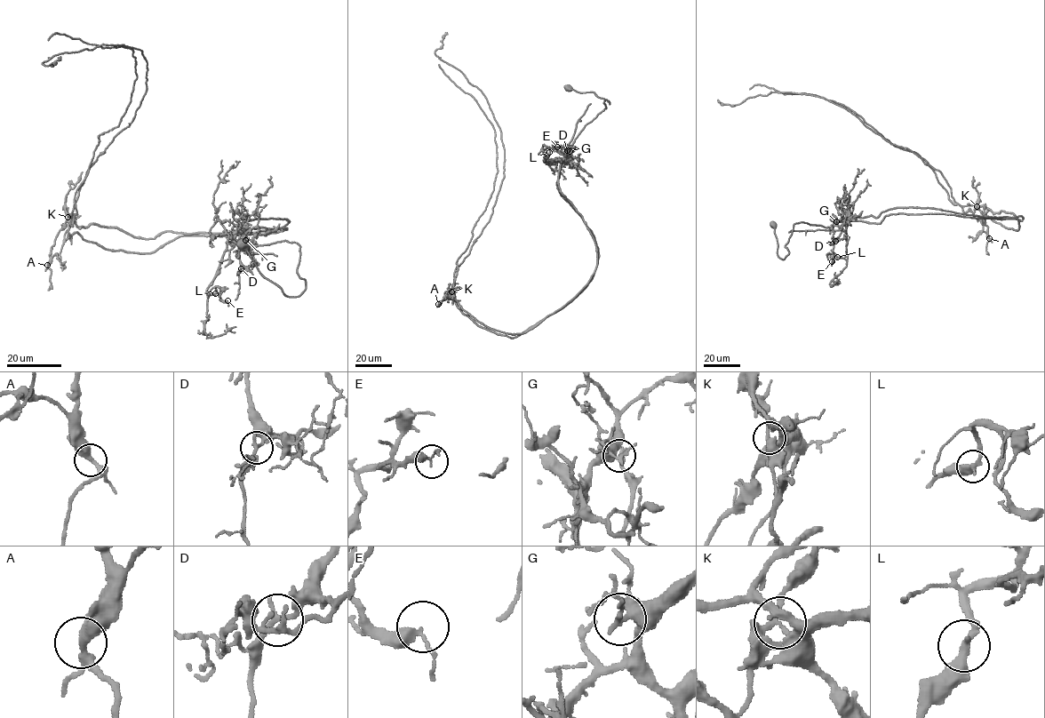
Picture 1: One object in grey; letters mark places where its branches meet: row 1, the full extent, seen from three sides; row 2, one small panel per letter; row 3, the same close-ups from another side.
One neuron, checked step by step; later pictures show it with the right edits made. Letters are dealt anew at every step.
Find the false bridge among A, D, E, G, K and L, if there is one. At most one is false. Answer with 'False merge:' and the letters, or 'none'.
False merge: K

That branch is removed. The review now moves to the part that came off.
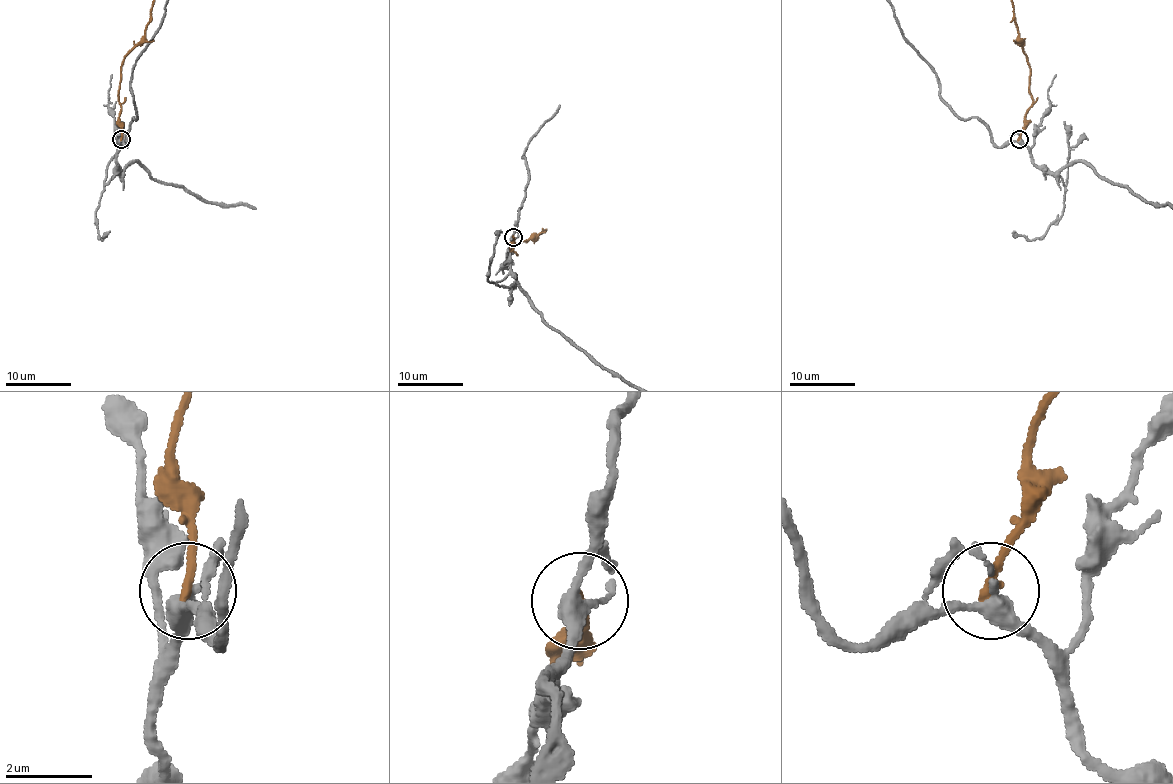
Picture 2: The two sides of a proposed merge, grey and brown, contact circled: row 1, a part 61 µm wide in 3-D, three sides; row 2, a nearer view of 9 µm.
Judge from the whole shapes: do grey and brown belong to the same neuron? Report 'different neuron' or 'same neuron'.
different neuron

